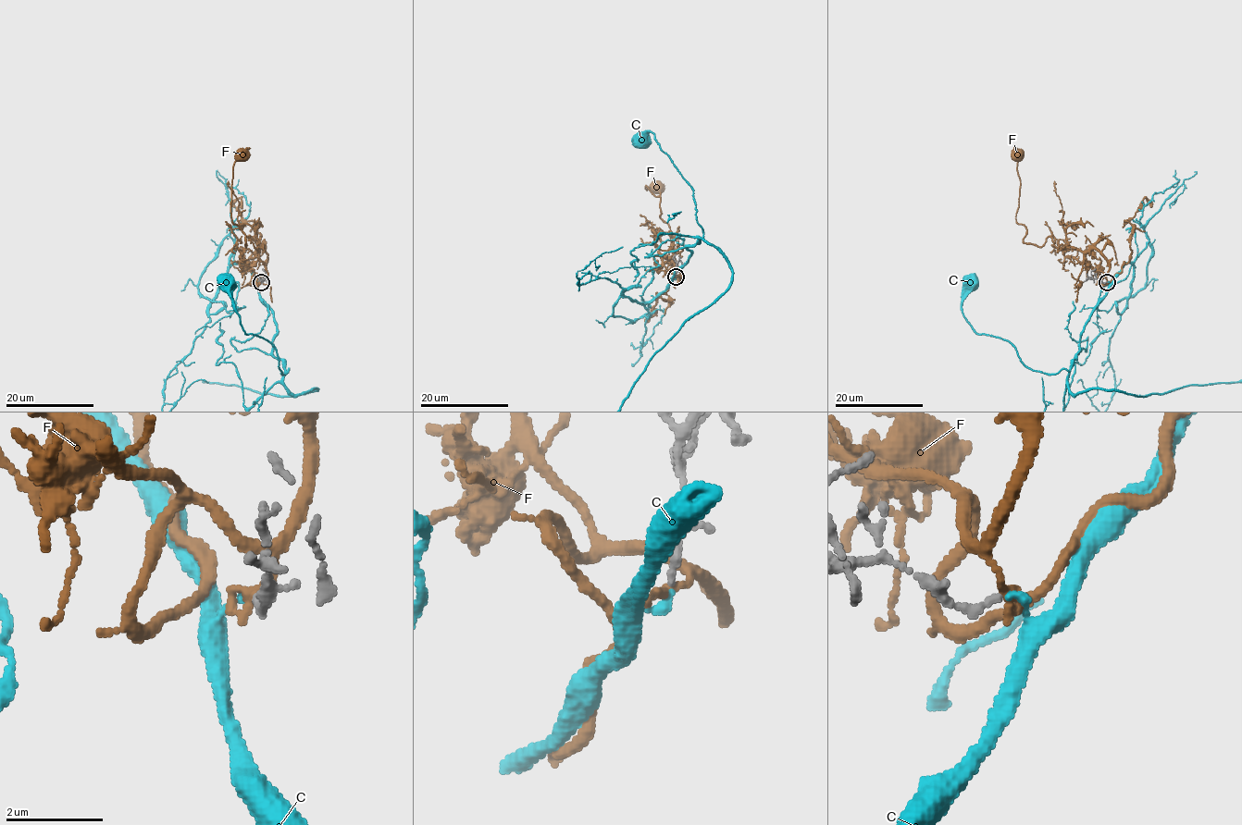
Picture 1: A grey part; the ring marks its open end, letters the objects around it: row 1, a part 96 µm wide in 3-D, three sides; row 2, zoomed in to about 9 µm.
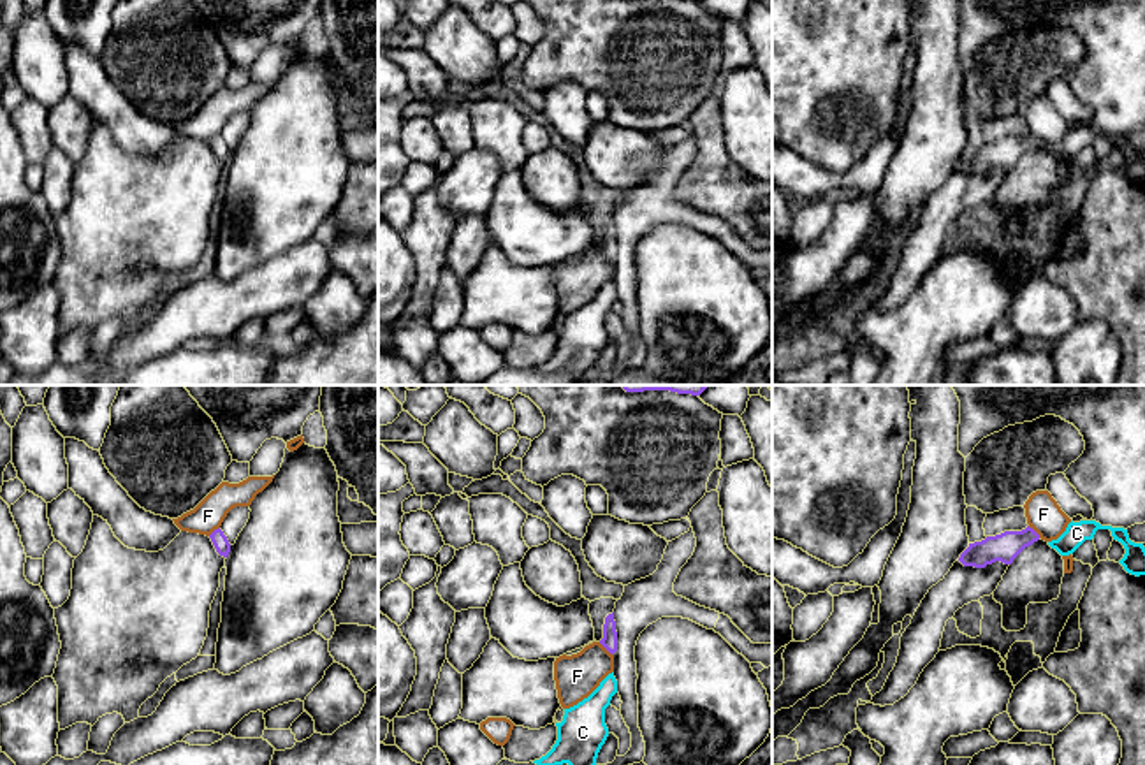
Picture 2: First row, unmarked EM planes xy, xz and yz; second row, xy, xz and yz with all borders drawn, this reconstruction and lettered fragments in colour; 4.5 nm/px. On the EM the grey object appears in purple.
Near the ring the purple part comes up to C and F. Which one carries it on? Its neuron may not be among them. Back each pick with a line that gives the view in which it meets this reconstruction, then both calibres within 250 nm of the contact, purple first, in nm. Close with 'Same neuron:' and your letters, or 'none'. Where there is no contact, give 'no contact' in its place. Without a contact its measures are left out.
C: no contact
Same neuron: C

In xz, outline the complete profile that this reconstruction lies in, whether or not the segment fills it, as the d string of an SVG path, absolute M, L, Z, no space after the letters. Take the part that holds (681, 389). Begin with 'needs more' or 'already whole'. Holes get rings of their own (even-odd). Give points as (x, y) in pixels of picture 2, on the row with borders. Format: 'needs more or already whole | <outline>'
already whole | M623 385L626 392L670 390L677 394L700 396L709 385Z

